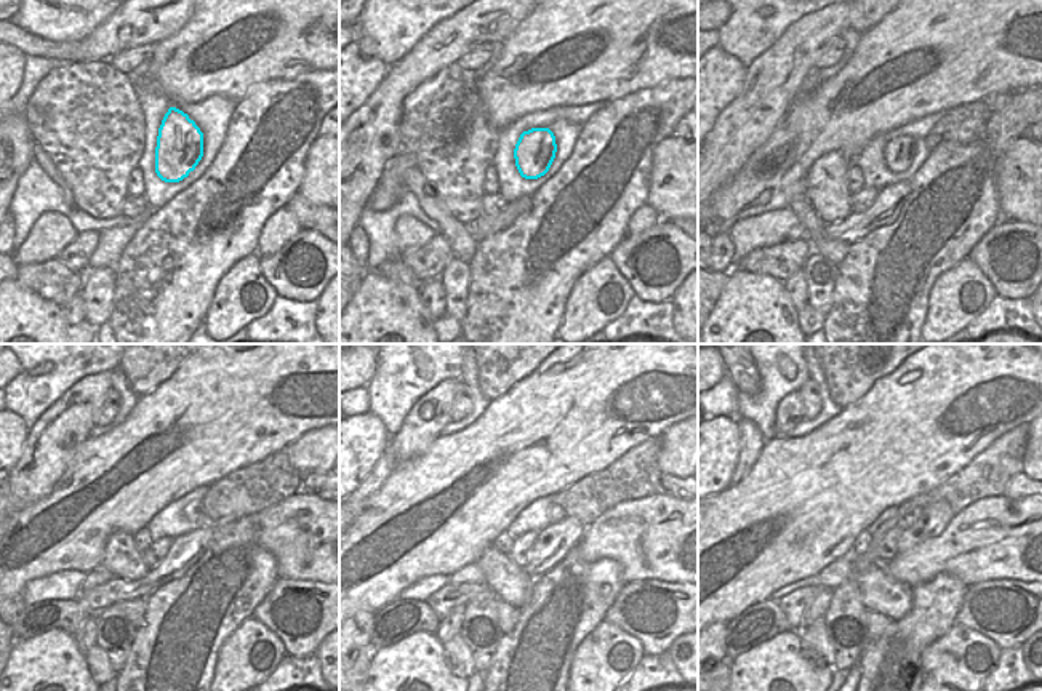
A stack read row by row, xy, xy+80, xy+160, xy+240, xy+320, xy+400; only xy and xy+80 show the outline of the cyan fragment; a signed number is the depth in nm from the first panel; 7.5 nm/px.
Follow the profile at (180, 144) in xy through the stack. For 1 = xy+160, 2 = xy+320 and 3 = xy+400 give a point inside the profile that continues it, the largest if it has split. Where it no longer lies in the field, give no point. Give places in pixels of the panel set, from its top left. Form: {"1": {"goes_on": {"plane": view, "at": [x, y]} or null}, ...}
{"1": {"goes_on": {"plane": "xy+160", "at": [898, 152]}}, "2": {"goes_on": {"plane": "xy+320", "at": [554, 512]}}, "3": {"goes_on": {"plane": "xy+400", "at": [911, 515]}}}

